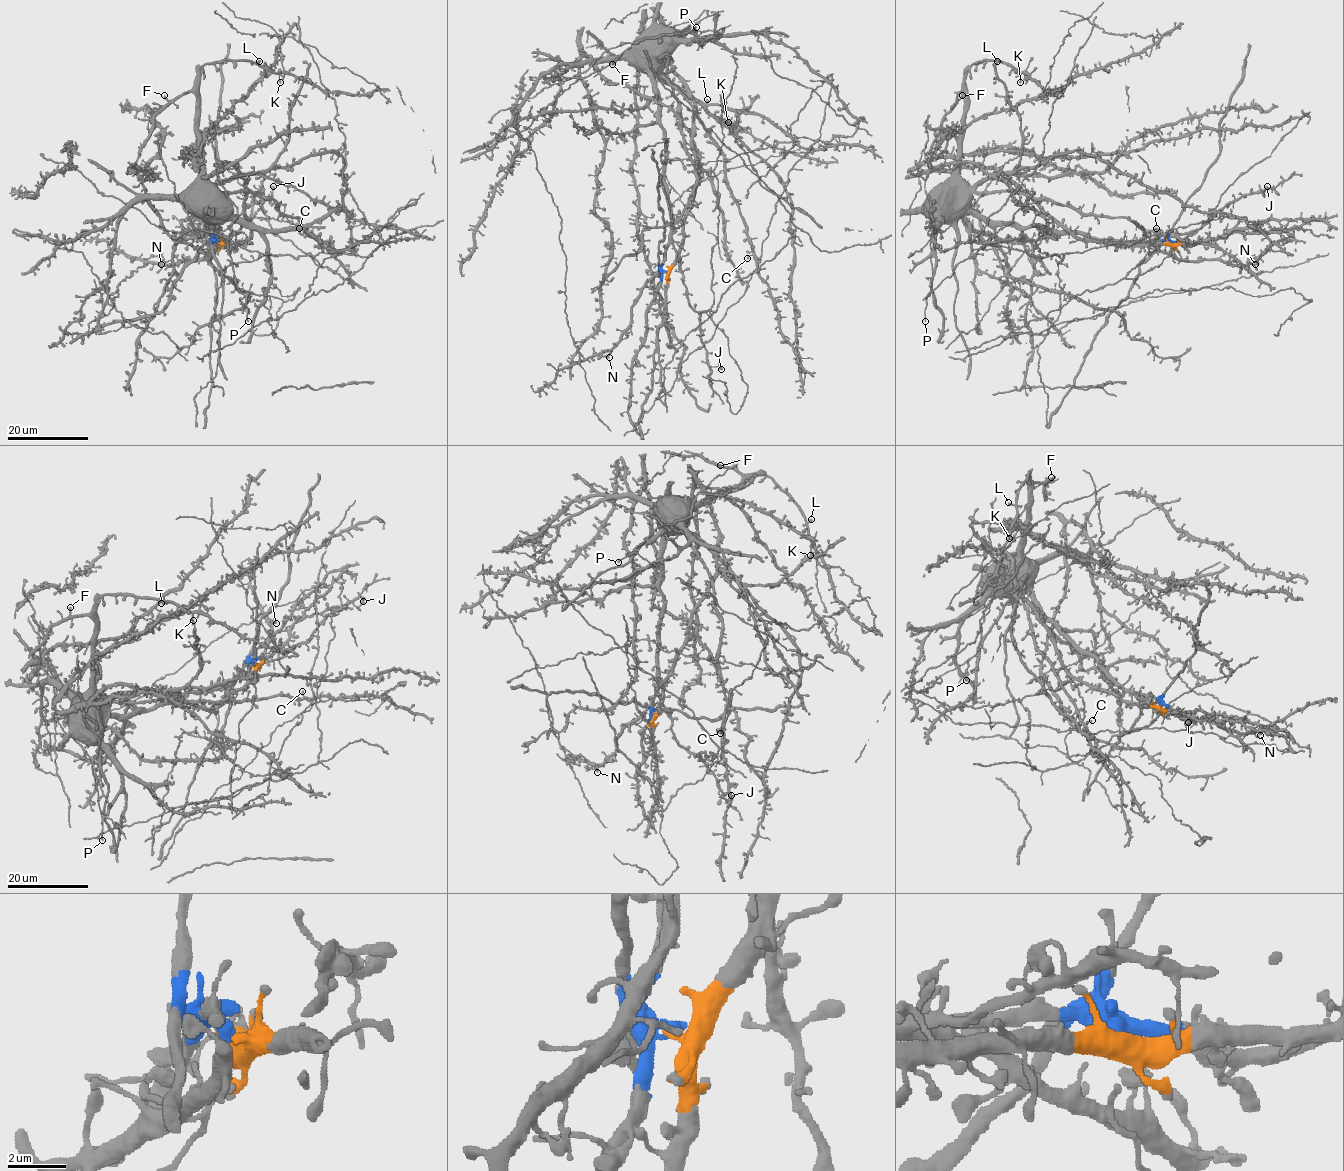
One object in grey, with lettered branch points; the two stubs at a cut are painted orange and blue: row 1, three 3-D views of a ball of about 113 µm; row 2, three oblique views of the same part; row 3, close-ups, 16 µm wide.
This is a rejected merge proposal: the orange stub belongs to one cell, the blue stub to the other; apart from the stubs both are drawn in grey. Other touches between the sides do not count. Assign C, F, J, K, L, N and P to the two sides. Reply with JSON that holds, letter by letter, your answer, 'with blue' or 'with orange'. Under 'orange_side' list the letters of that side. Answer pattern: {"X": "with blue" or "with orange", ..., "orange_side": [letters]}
{"C": "with blue", "F": "with blue", "J": "with blue", "K": "with blue", "L": "with blue", "N": "with blue", "P": "with blue", "orange_side": []}

